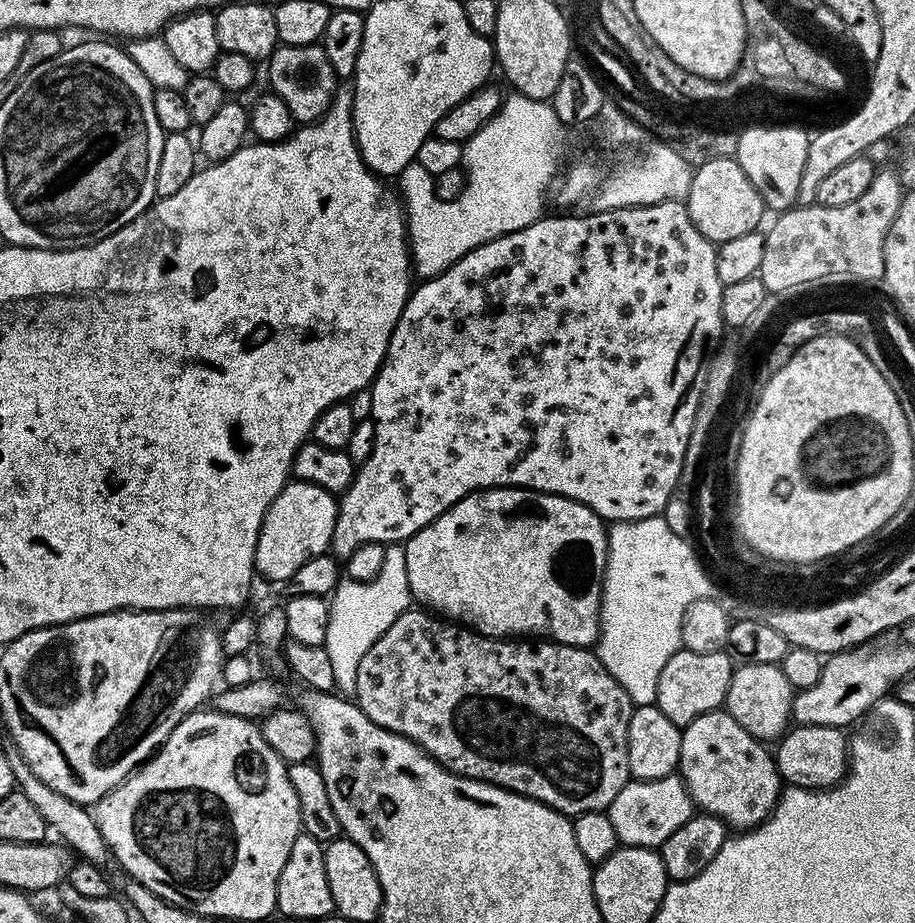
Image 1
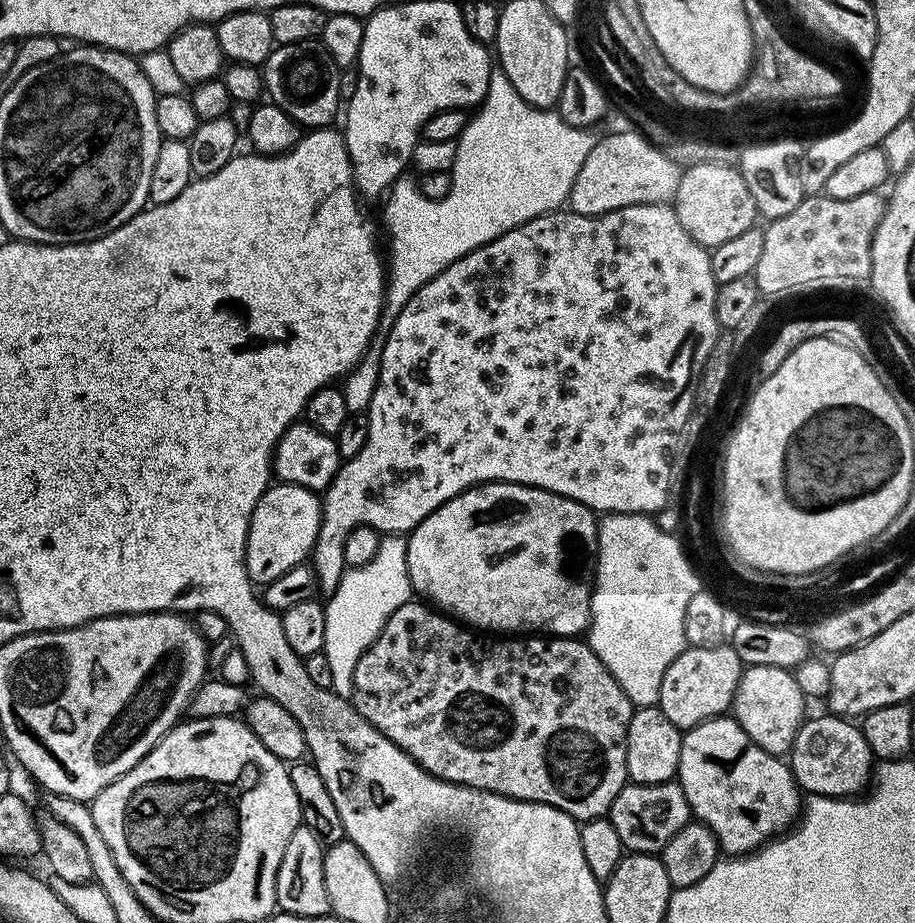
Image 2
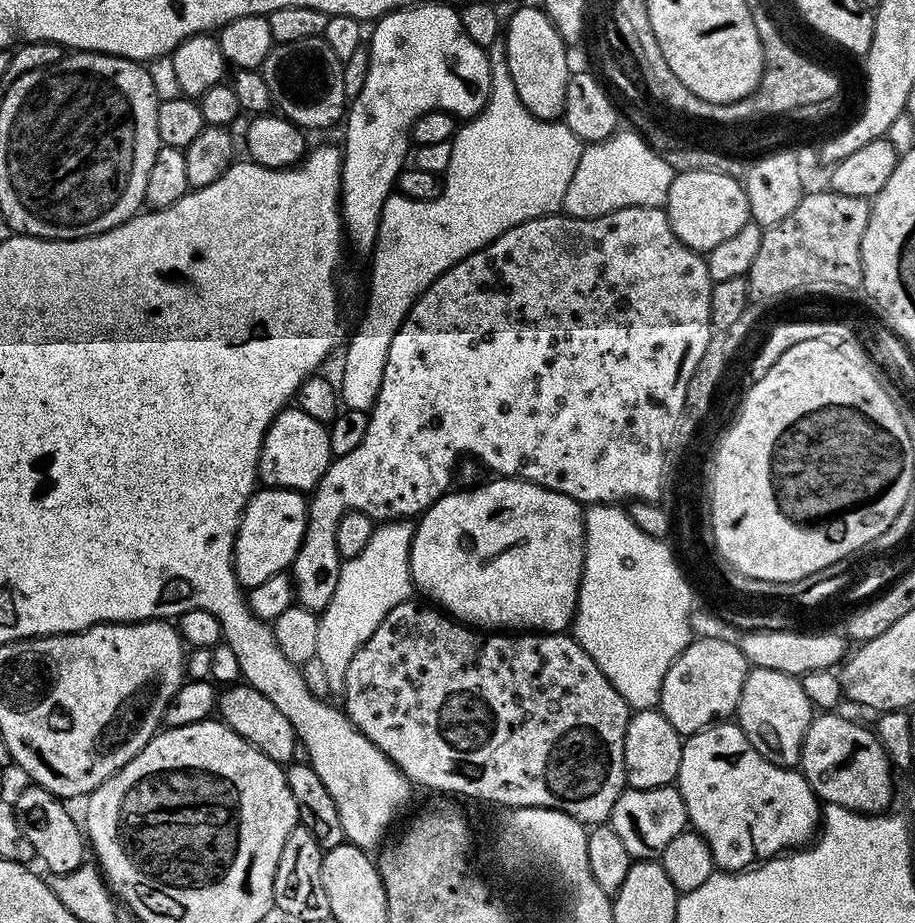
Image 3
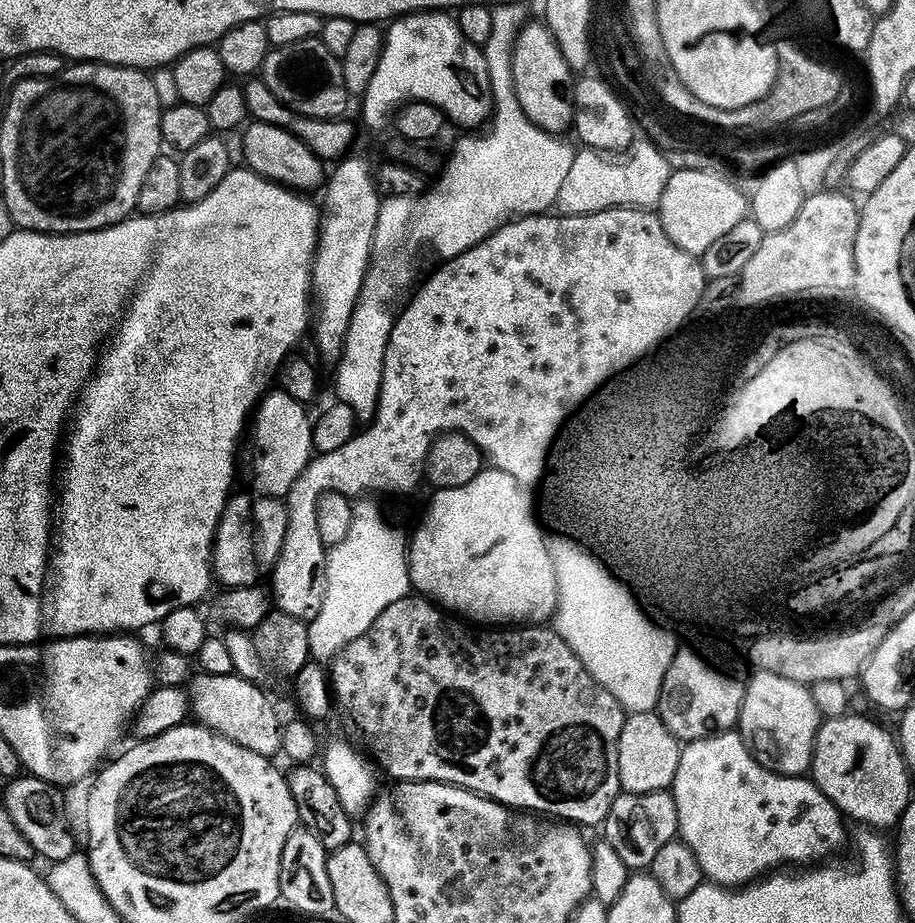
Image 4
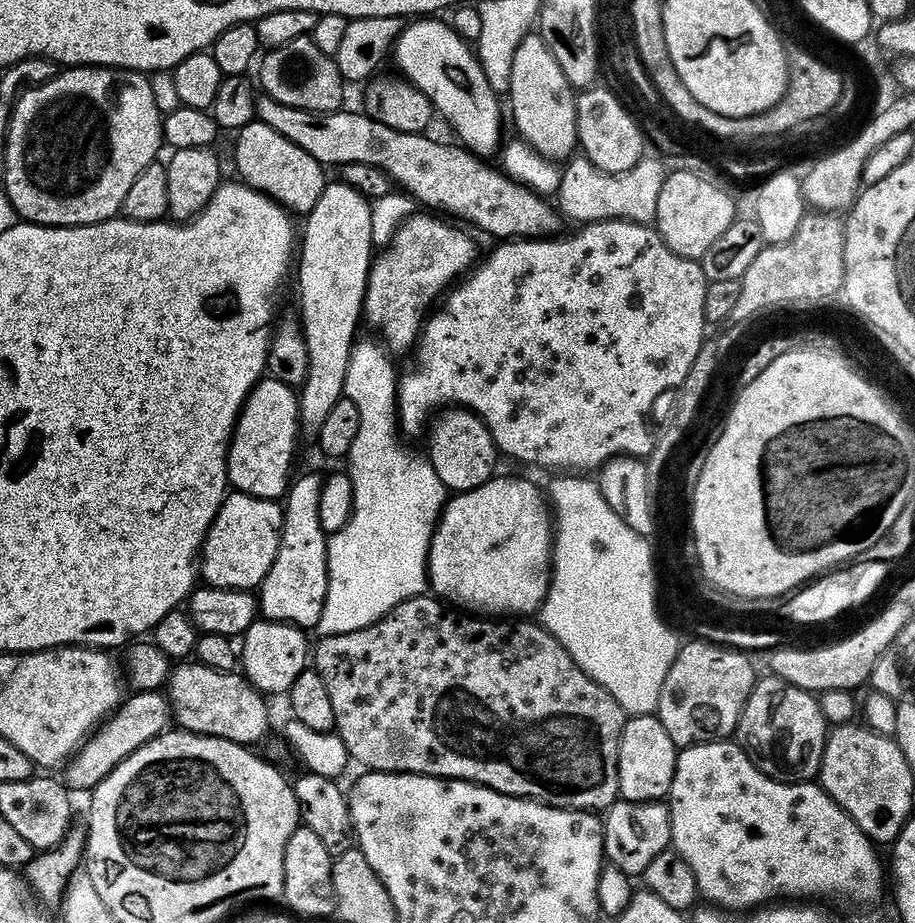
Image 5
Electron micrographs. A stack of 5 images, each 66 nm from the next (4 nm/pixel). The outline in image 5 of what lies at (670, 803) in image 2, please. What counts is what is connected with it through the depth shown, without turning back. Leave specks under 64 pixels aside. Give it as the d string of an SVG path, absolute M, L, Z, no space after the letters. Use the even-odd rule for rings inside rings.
M616 799L603 813L604 822L604 855L608 864L618 866L627 876L636 878L650 866L650 861L663 852L669 851L672 843L672 819L668 813L669 805L664 802L647 800L646 802L630 802Z

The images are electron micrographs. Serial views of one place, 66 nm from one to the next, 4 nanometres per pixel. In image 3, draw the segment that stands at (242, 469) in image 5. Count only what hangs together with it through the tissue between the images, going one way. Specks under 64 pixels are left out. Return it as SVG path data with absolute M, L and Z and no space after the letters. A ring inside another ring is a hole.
M289 406L281 410L266 430L258 462L258 480L269 488L293 488L295 492L308 494L318 486L333 459L326 425L318 422L318 418L310 418L299 406Z

